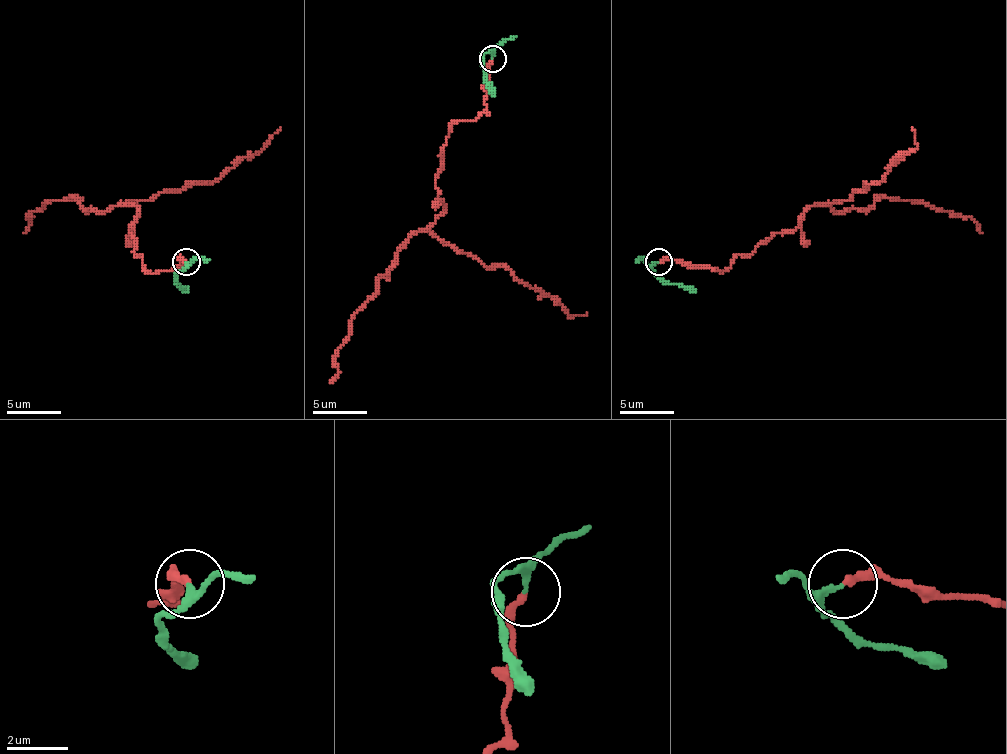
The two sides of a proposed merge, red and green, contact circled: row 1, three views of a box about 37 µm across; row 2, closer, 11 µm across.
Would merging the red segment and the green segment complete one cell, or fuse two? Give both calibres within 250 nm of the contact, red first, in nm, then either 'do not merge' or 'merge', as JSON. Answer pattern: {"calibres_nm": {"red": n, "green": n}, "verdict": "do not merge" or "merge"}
{"calibres_nm": {"red": 240, "green": 150}, "verdict": "merge"}

